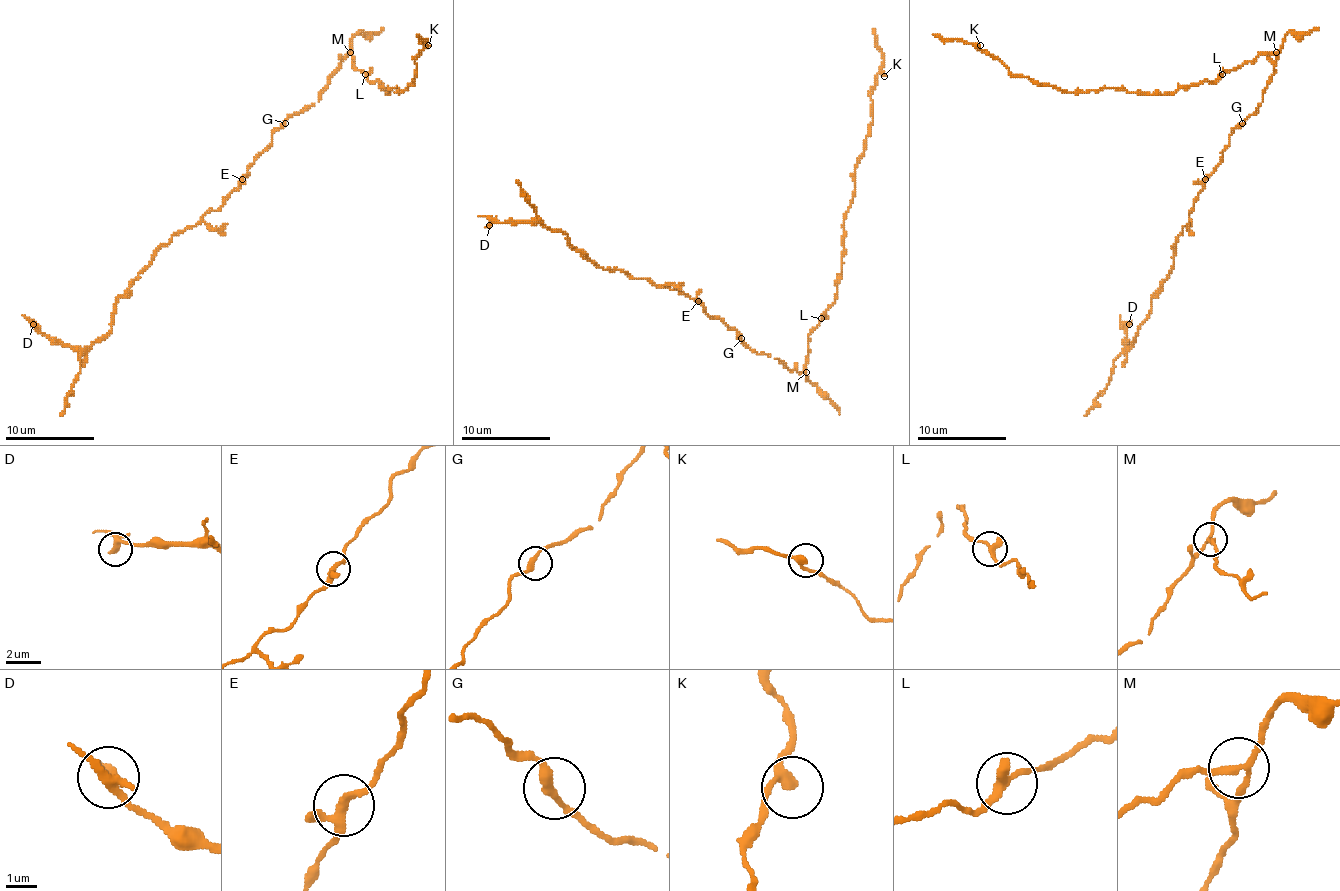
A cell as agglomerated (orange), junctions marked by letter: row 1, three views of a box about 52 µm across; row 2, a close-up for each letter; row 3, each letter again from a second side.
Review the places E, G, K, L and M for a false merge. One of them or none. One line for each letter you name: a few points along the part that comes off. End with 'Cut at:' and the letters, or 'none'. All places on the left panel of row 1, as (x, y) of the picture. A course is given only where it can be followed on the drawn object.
E: course (243, 179), (216, 210), (178, 230), (118, 299), (111, 328), (82, 353), (80, 373), (60, 415)
Cut at: E

